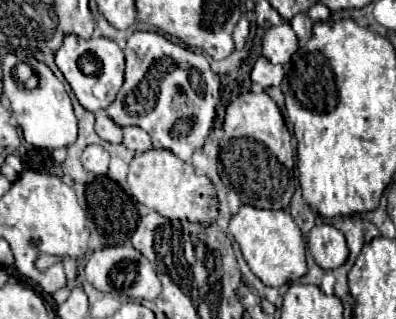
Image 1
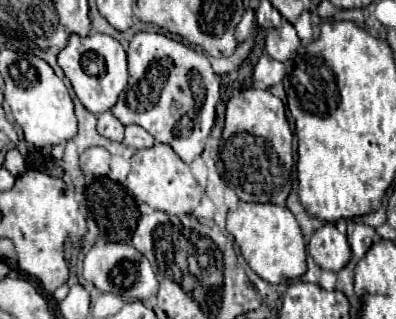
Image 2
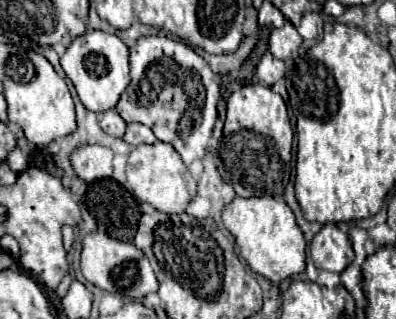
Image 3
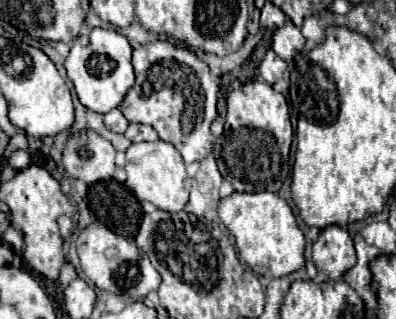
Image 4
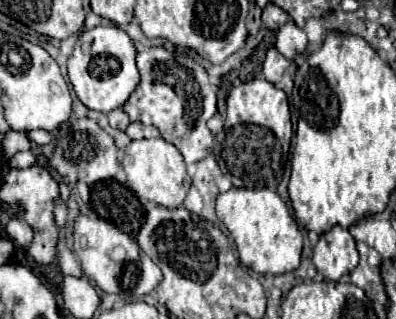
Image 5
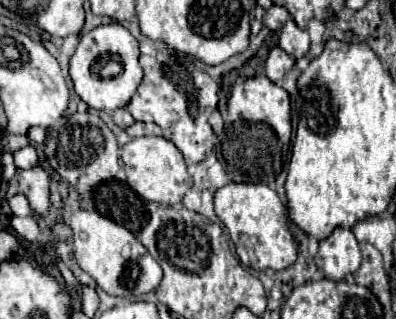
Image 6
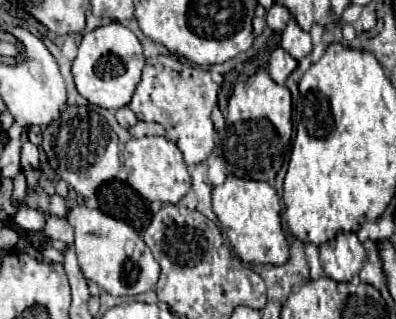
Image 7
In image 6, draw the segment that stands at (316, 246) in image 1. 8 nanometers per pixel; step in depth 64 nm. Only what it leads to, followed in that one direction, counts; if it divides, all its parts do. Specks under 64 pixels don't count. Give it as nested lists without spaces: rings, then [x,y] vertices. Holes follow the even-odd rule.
[[[336,228],[328,238],[320,240],[314,262],[326,278],[336,282],[344,280],[348,274],[354,274],[362,262],[354,234],[346,228]]]

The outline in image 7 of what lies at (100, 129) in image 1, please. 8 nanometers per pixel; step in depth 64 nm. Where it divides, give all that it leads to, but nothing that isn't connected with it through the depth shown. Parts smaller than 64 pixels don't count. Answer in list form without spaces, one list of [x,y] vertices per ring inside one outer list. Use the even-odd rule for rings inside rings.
[[[120,108],[120,110],[116,110],[116,120],[118,120],[118,124],[124,126],[124,128],[130,128],[130,126],[134,126],[134,124],[138,122],[138,118],[134,116],[134,112],[132,112],[130,108]]]

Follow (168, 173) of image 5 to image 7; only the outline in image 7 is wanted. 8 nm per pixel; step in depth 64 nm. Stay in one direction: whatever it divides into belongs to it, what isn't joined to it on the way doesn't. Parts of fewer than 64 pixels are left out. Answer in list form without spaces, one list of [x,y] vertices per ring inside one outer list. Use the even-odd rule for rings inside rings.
[[[162,136],[132,138],[124,146],[122,160],[124,160],[124,168],[128,170],[128,184],[150,202],[158,200],[164,204],[178,204],[192,186],[192,178],[186,170],[182,152],[168,138]]]

